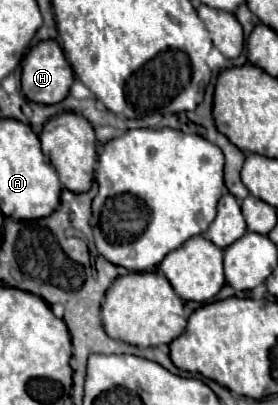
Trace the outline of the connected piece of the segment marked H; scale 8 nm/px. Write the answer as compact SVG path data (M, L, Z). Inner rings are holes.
M44 40L30 48L22 62L22 92L28 100L56 104L66 98L72 82L72 66L56 40Z

